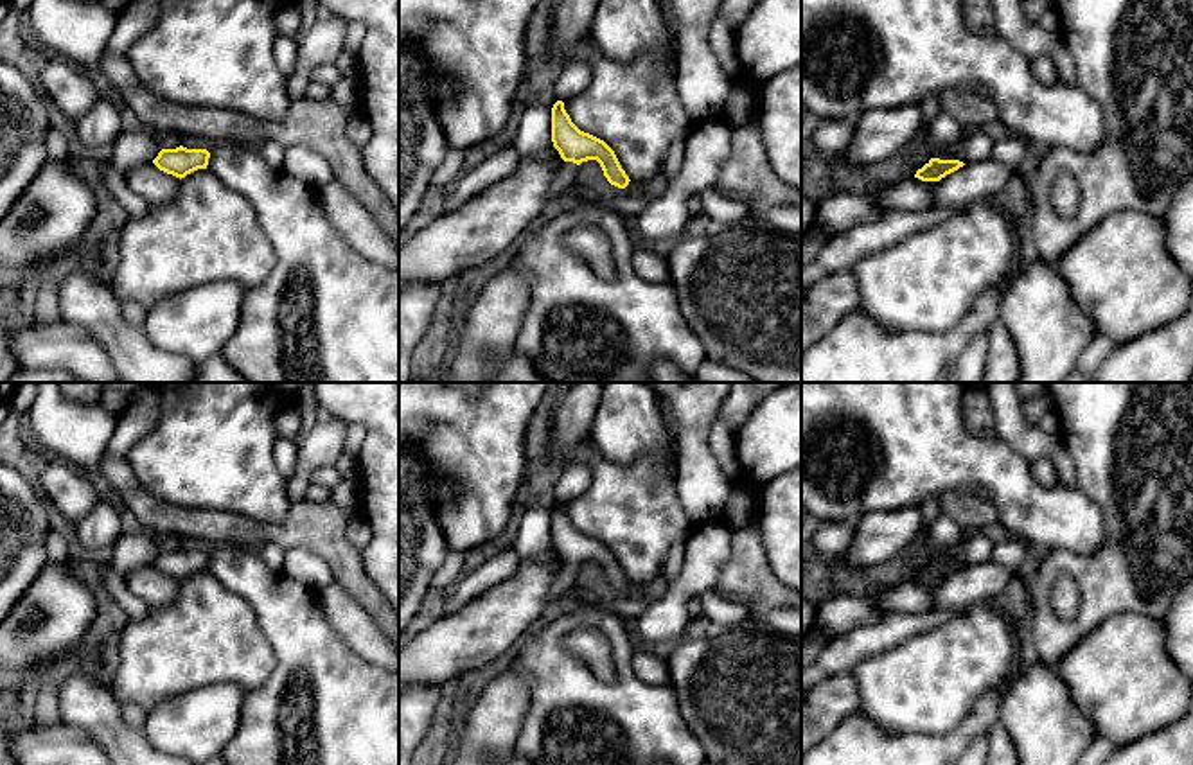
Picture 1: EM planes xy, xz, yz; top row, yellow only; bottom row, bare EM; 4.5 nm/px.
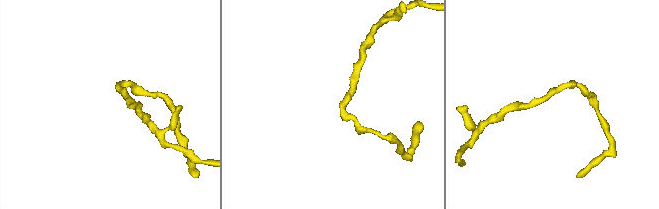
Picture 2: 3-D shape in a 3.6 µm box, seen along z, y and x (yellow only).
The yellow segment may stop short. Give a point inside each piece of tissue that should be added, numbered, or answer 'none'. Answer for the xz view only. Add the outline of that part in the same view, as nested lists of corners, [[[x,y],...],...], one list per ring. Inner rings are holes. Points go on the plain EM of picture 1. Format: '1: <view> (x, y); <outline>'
1: xz (565, 580); [[[564,564],[548,589],[546,603],[561,600],[566,591],[573,589],[577,576],[579,576],[579,567],[573,564]]]

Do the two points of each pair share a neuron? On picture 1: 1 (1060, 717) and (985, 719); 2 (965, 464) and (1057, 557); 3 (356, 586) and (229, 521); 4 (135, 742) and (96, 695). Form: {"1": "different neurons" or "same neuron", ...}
{"1": "different neurons", "2": "different neurons", "3": "same neuron", "4": "same neuron"}

